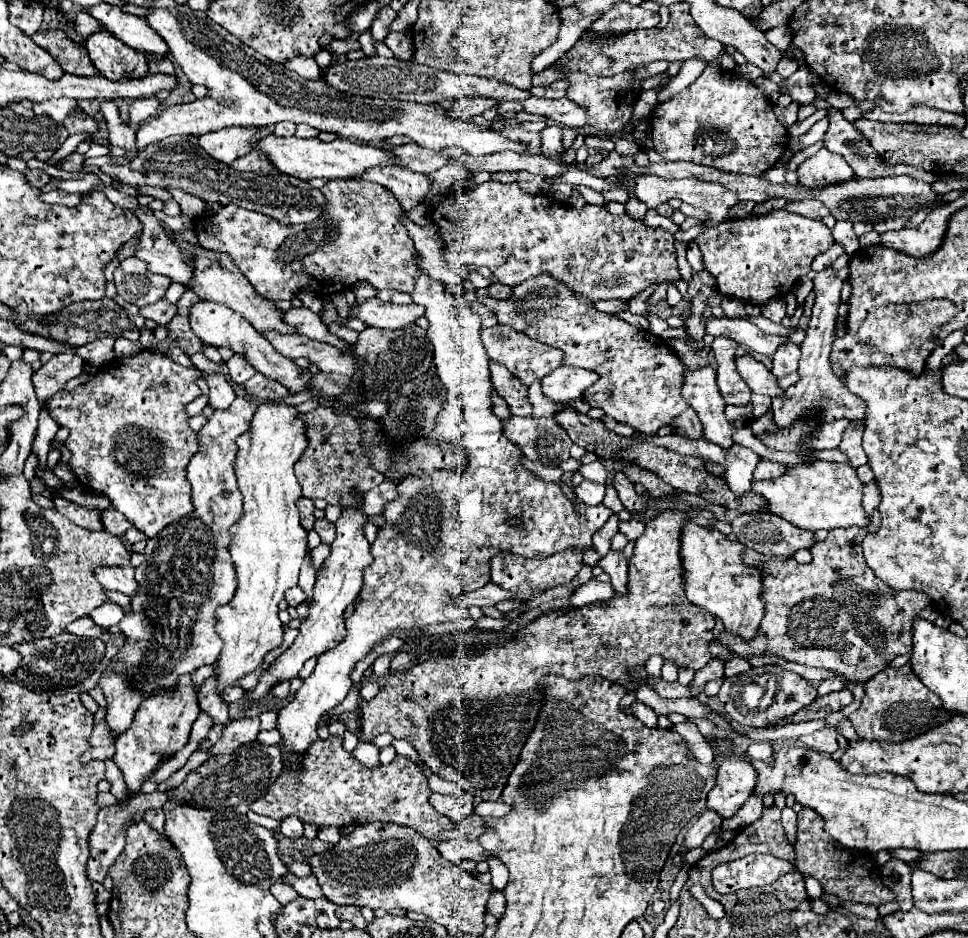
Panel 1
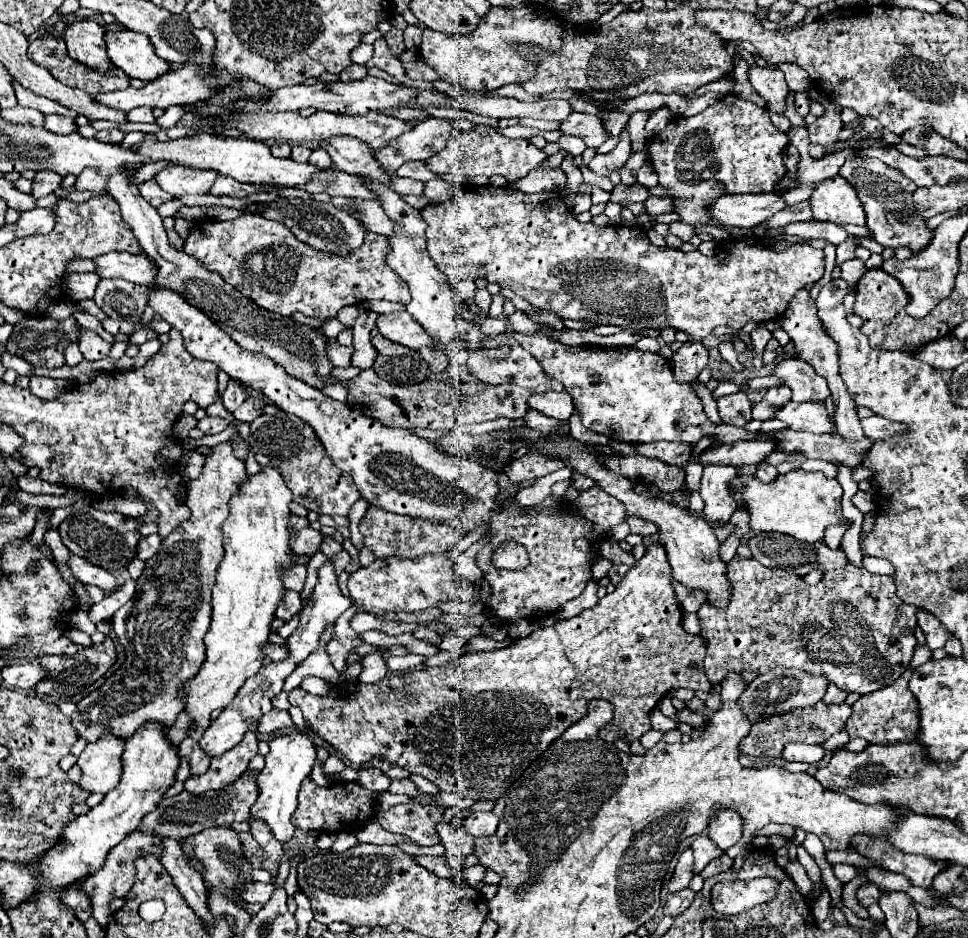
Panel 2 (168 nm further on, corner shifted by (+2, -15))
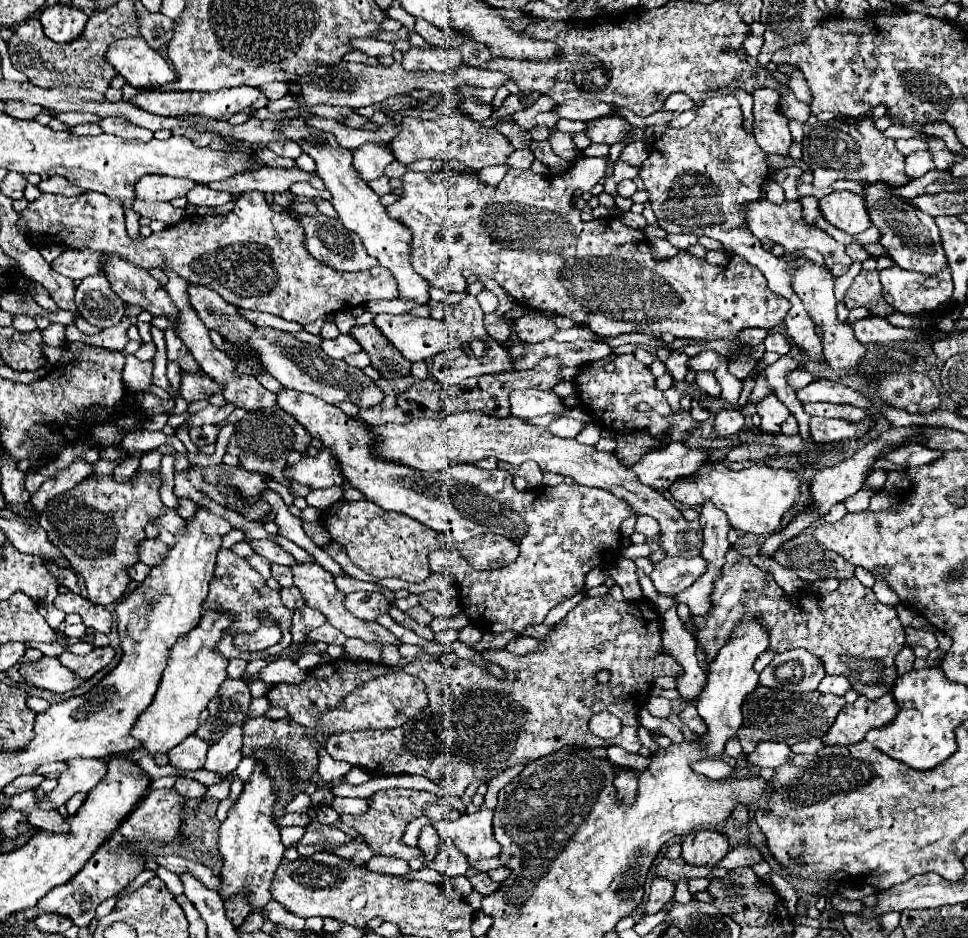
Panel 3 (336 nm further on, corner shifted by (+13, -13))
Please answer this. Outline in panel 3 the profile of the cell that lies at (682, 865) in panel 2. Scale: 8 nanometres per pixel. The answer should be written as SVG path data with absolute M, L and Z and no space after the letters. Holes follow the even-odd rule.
M662 877L654 879L652 887L650 887L650 895L648 895L648 903L644 905L644 913L646 915L654 915L658 911L662 911L662 907L674 897L674 885Z

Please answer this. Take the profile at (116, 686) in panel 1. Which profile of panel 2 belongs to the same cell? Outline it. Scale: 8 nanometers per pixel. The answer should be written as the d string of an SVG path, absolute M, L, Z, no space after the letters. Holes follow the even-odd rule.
M105 735L107 739L97 739L97 743L89 743L83 753L79 755L77 765L83 771L83 777L79 785L91 793L109 793L111 789L117 787L119 777L121 777L121 755L123 755L123 745L121 739L113 739L111 735Z

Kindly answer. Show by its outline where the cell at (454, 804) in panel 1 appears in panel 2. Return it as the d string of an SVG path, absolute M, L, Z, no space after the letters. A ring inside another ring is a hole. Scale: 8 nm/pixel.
M437 823L437 833L441 837L441 843L447 851L447 861L453 869L463 871L465 869L465 857L473 853L473 835L465 835L461 827L453 827L451 823Z

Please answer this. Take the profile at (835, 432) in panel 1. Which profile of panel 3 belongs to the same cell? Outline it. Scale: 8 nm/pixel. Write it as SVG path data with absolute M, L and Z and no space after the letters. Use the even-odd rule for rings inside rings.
M664 557L662 561L654 563L650 579L660 595L676 595L688 589L704 571L706 561L702 557L696 559Z

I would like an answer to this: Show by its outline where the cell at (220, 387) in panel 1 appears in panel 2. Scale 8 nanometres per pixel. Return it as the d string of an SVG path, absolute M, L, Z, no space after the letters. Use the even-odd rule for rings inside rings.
M205 417L199 421L197 425L203 433L221 433L223 429L229 427L229 421L227 419L221 419L221 417Z

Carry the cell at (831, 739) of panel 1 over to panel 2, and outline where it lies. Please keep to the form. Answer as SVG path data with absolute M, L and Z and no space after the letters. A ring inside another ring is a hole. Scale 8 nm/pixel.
M789 743L783 751L785 761L801 761L815 763L825 757L825 749L821 745L805 745L805 743Z

